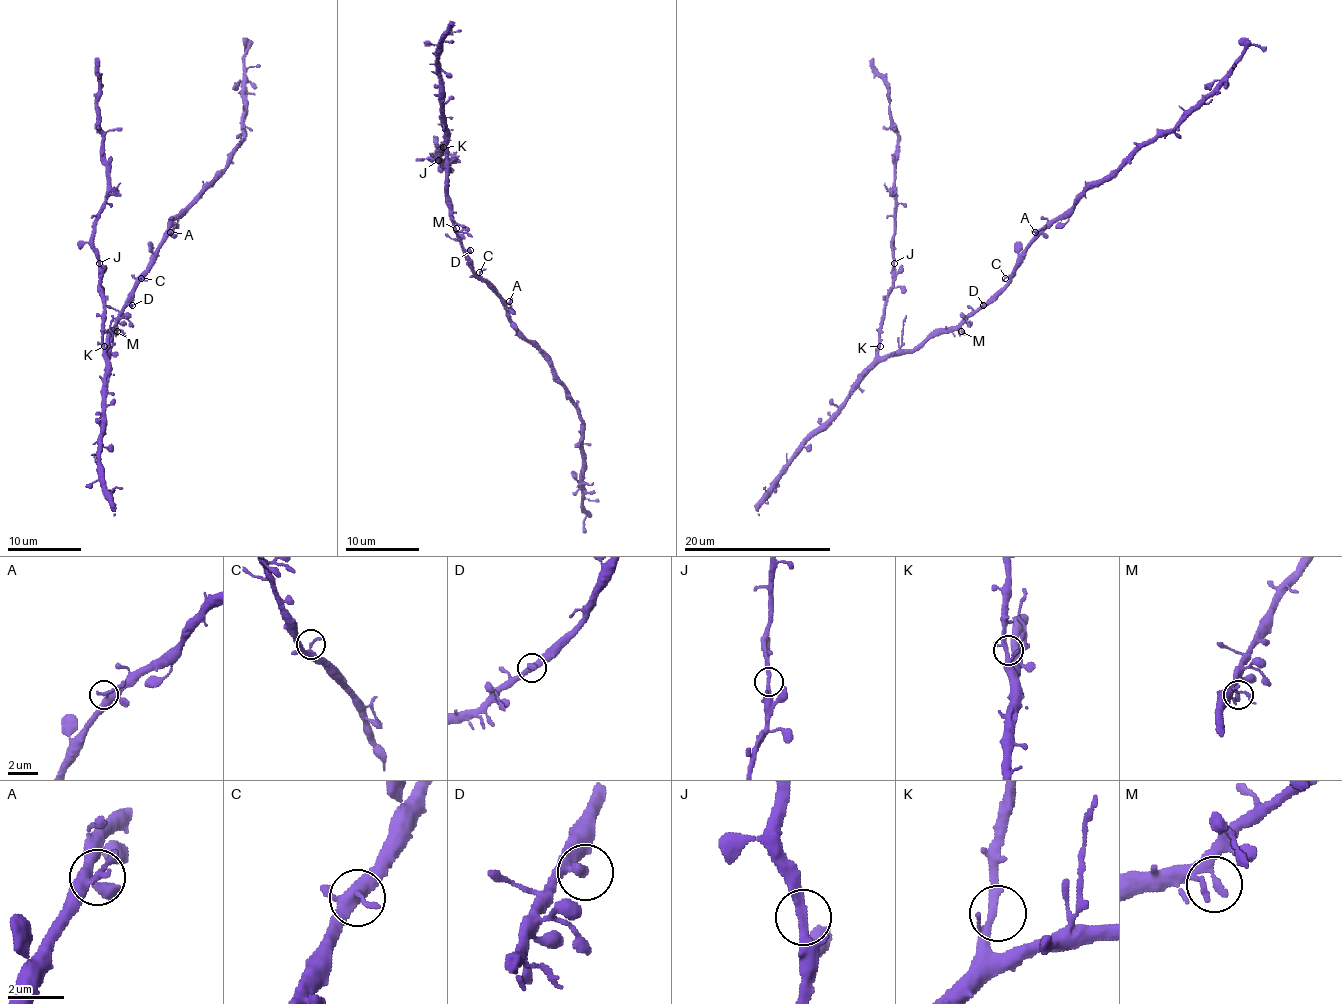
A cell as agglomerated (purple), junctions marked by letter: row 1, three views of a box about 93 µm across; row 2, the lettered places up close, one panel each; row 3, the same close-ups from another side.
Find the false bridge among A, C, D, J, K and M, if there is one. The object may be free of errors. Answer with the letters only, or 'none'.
none

